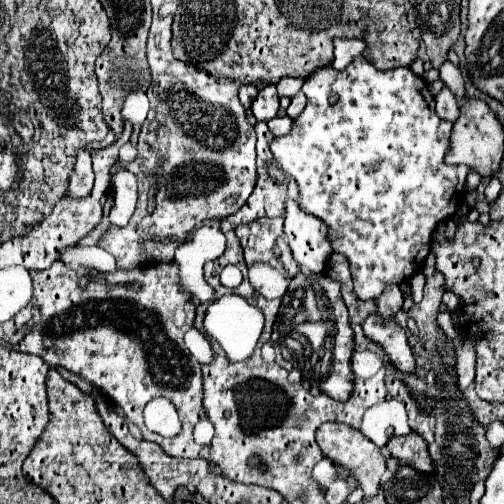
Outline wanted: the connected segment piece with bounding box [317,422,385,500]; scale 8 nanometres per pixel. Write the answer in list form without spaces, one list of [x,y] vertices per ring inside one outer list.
[[[325,422],[317,430],[317,444],[321,452],[333,460],[333,464],[343,466],[351,472],[351,476],[363,488],[363,498],[369,500],[379,492],[379,482],[381,476],[385,474],[385,458],[381,456],[379,448],[371,440],[367,440],[359,430],[347,428],[347,424],[339,424],[339,422]]]

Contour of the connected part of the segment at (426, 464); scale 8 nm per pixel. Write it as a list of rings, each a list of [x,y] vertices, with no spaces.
[[[411,432],[409,436],[393,436],[387,442],[387,450],[401,464],[407,464],[425,474],[433,472],[433,462],[427,452],[427,442],[415,432]]]

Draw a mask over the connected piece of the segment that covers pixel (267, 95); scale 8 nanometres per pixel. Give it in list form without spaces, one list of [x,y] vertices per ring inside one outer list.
[[[273,84],[259,90],[251,110],[253,110],[257,120],[265,120],[265,122],[277,116],[277,112],[279,112],[279,96],[277,96],[277,90],[275,90]]]

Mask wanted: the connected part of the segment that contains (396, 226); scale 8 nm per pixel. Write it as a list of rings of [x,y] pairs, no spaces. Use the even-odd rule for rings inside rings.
[[[355,56],[355,60],[343,70],[337,72],[331,66],[319,68],[317,72],[313,72],[305,84],[303,84],[303,92],[307,96],[307,106],[305,110],[293,120],[293,128],[287,136],[279,136],[271,142],[271,152],[275,162],[279,164],[279,168],[283,168],[299,186],[299,196],[297,196],[297,204],[303,212],[319,218],[321,222],[325,222],[325,226],[329,228],[329,240],[331,240],[331,248],[333,252],[343,254],[349,260],[351,266],[351,278],[353,278],[353,292],[359,300],[375,300],[383,294],[385,286],[389,284],[401,284],[405,280],[409,280],[415,272],[419,272],[425,264],[425,258],[429,254],[431,248],[431,236],[437,228],[437,224],[449,220],[455,216],[457,206],[463,202],[463,194],[465,194],[465,176],[469,172],[469,168],[463,166],[449,166],[445,164],[445,152],[449,148],[449,136],[451,136],[451,128],[453,124],[447,120],[441,120],[435,114],[435,100],[427,88],[427,82],[419,76],[415,76],[409,68],[395,68],[395,70],[377,70],[371,62],[365,60],[365,56]],[[335,92],[339,94],[339,102],[337,104],[329,104],[327,98],[329,94]]]

